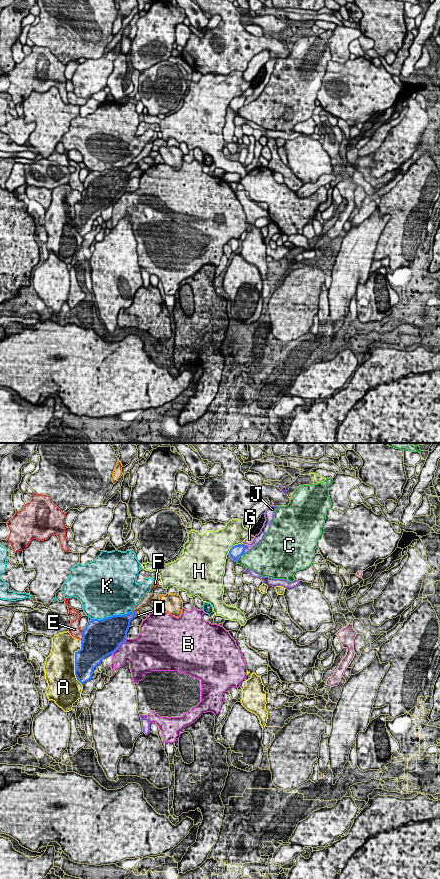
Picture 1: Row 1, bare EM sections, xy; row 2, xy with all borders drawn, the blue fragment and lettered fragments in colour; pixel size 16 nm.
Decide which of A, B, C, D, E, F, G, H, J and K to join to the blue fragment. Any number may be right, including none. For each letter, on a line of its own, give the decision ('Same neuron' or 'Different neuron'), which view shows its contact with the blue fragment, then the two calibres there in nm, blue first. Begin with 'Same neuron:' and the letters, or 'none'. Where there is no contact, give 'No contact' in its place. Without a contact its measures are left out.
Same neuron: none
A: Different neuron. Touches blue in xy. Thickness 380 nm (blue) against 480 nm
B: Different neuron. Touches blue in xy. Thickness 500 nm (blue) against 380 nm
C: Different neuron. Touches blue in xy. Thickness 200 nm (blue) against 320 nm
D: Different neuron. Touches blue in xy. Thickness 220 nm (blue) against 50 nm
E: Different neuron. Touches blue in xy. Thickness 500 nm (blue) against 190 nm
F: Different neuron. Touches blue in xy. Thickness 260 nm (blue) against 130 nm
G: Different neuron. Touches blue in xy. Thickness 200 nm (blue) against 120 nm
H: Different neuron. Touches blue in xy. Thickness 200 nm (blue) against 380 nm
J: Different neuron. Touches blue in xy. Thickness 200 nm (blue) against 120 nm
K: Different neuron. Touches blue in xy. Thickness 480 nm (blue) against 480 nm

